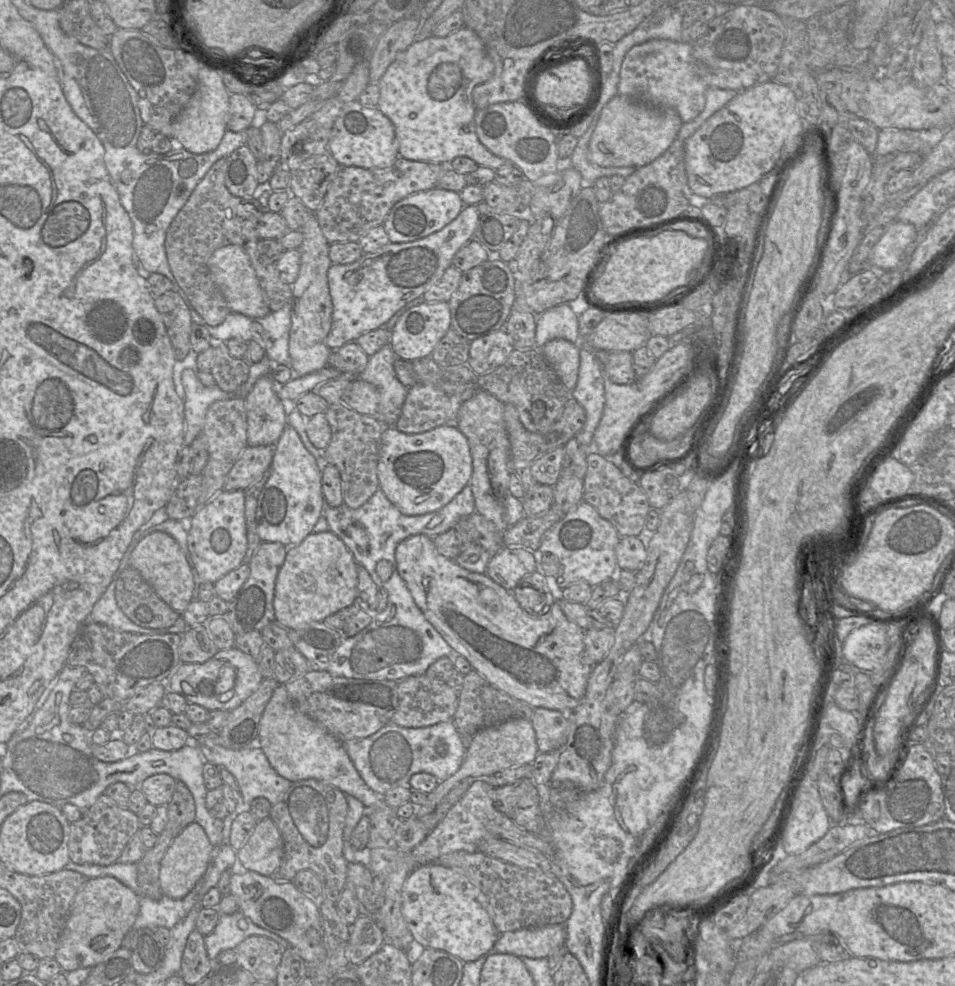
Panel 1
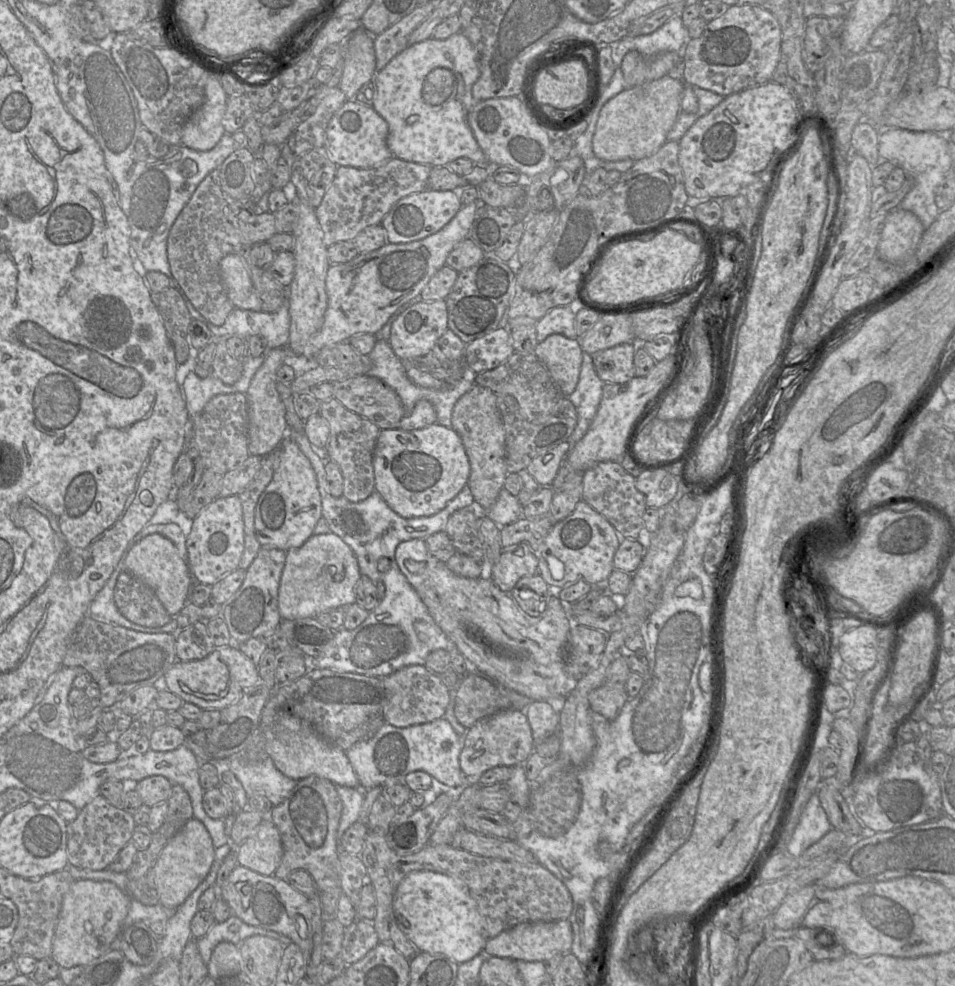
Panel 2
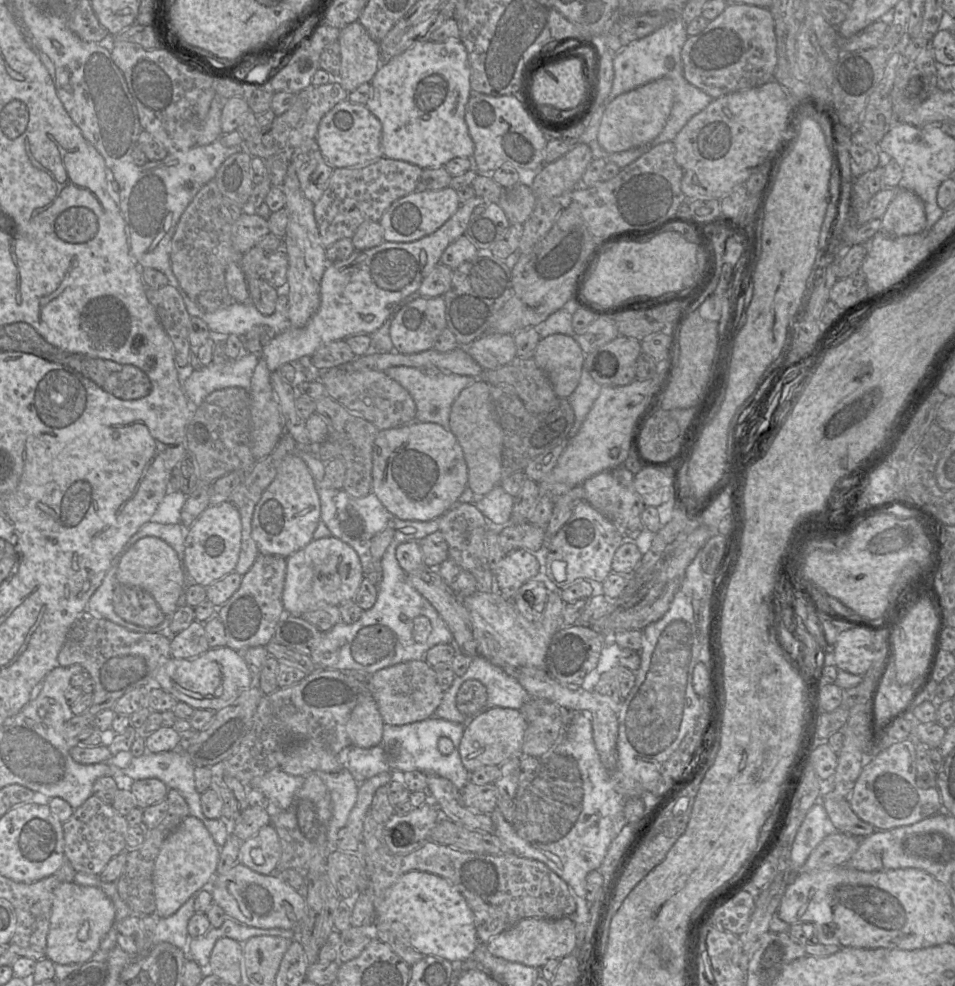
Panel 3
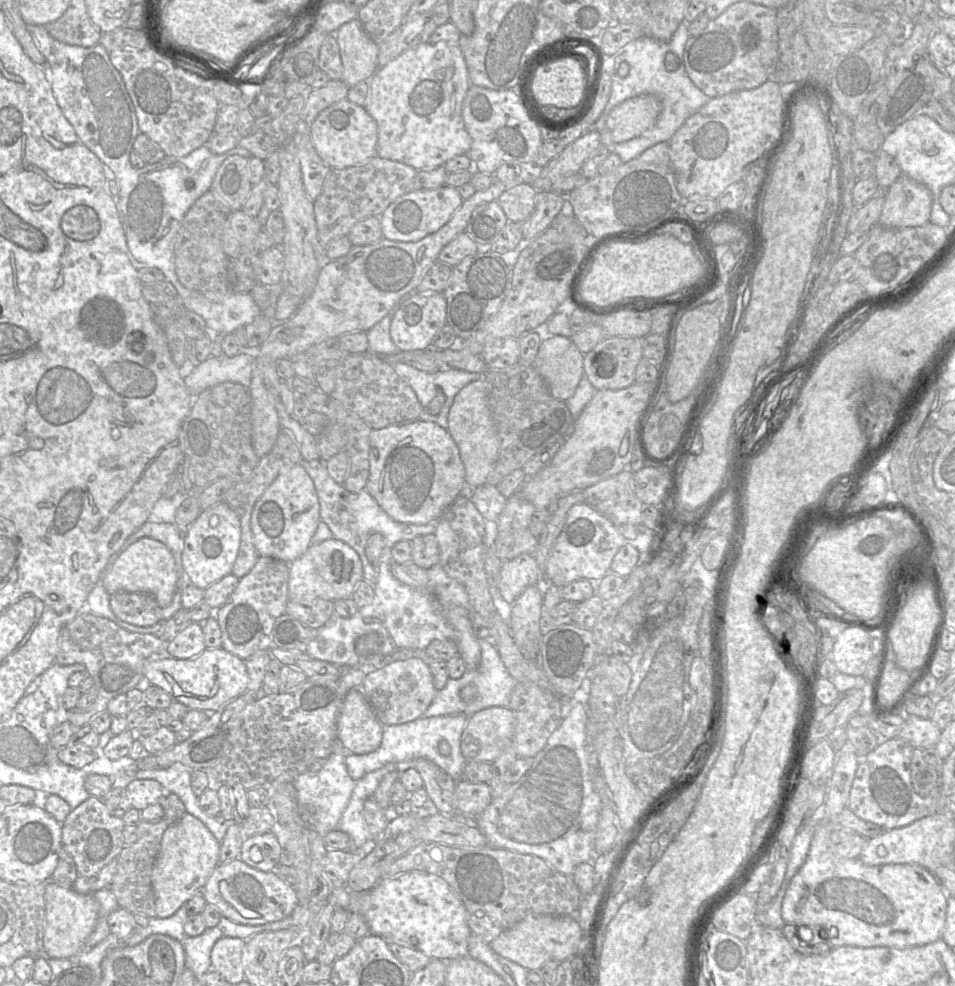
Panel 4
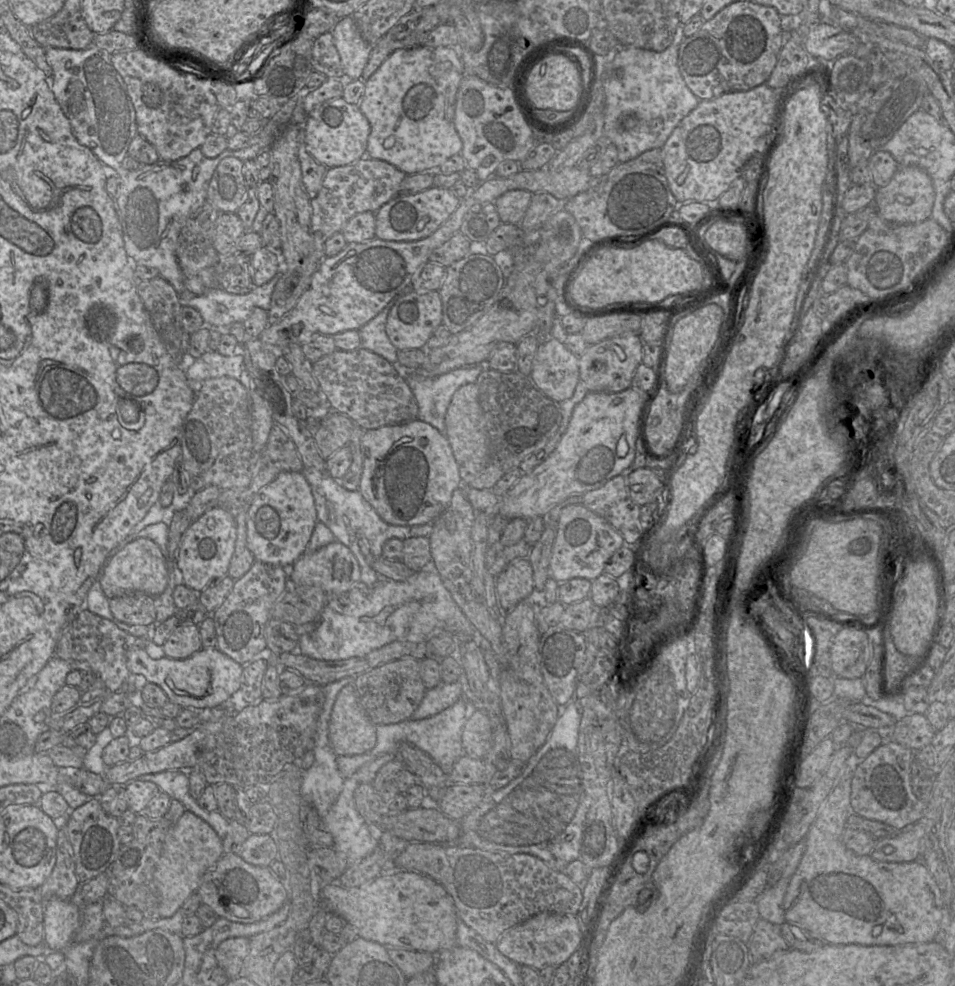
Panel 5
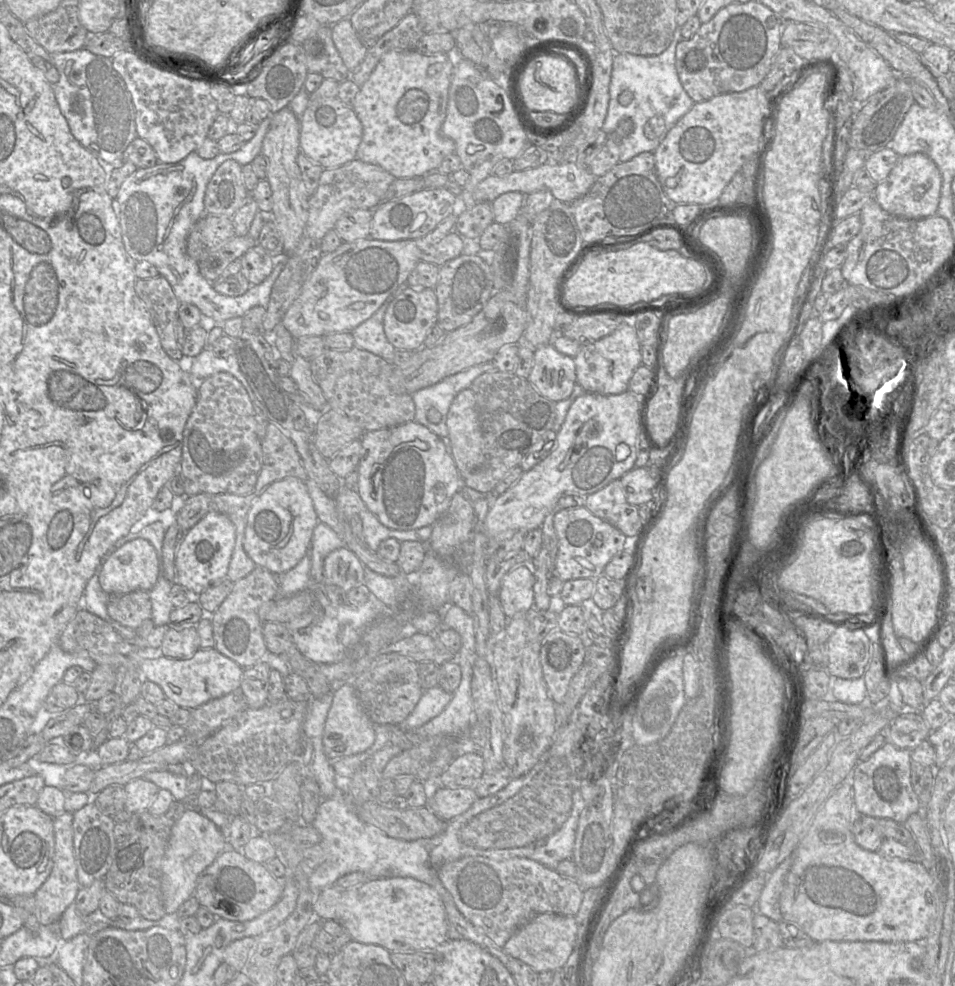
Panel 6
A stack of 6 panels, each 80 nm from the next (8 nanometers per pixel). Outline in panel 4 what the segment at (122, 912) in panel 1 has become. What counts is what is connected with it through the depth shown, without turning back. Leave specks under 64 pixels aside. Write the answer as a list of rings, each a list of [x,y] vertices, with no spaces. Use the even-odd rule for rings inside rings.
[[[48,881],[45,889],[46,915],[43,938],[45,955],[48,958],[76,958],[96,926],[99,910],[100,904],[93,893],[79,894],[73,888],[65,888]]]

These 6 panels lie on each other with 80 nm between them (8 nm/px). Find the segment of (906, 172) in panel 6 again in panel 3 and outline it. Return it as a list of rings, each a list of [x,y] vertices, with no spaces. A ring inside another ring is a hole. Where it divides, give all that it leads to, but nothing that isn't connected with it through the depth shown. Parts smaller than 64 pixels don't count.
[[[899,189],[881,218],[881,231],[887,236],[907,236],[926,232],[924,203],[915,193]]]

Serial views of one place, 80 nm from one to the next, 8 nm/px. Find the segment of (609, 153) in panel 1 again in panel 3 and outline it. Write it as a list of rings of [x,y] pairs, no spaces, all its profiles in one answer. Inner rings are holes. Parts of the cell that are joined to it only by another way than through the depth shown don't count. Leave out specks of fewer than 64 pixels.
[[[660,78],[618,95],[606,107],[597,134],[599,145],[607,152],[622,152],[649,145],[664,129],[674,103],[673,82]]]

